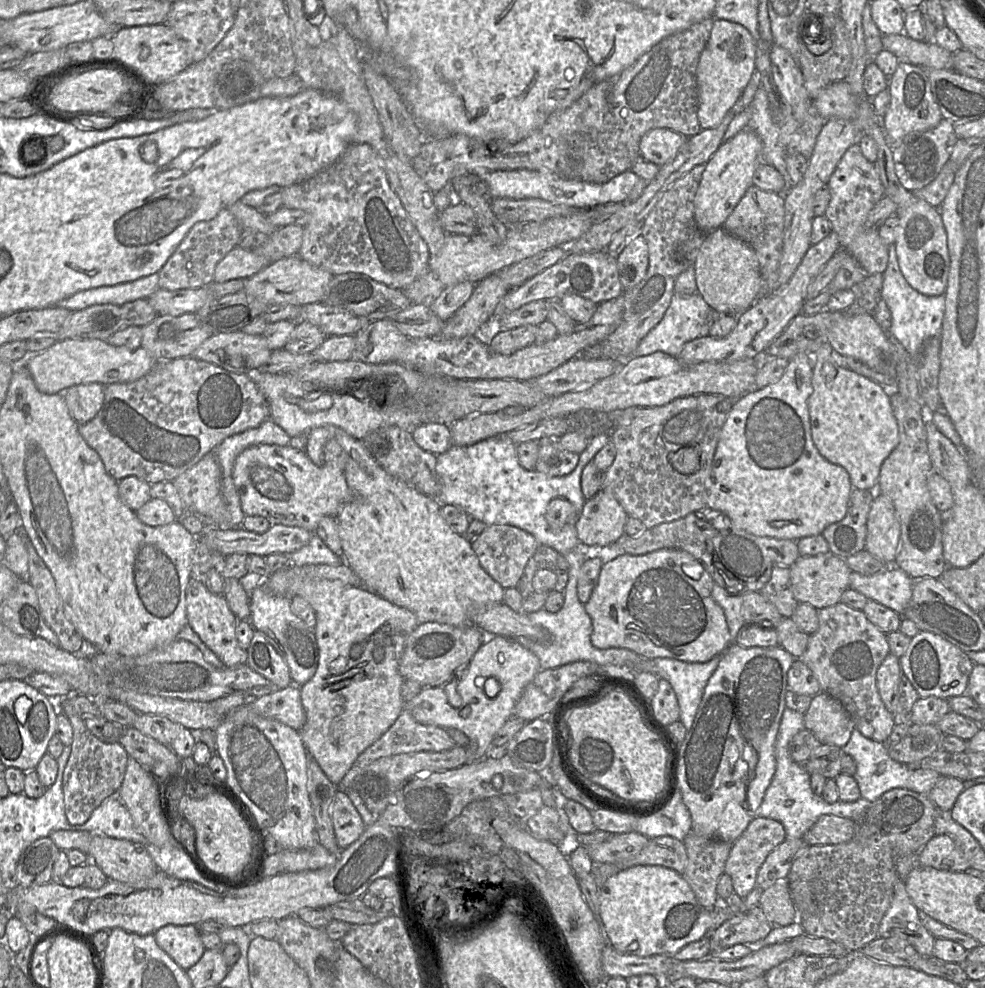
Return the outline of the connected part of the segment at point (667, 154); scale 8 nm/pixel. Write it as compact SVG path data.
M667 128L652 129L640 140L640 155L660 168L675 158L687 138Z

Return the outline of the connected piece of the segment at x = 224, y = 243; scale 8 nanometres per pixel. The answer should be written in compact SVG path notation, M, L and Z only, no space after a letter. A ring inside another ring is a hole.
M222 209L211 220L197 222L159 271L159 287L174 291L211 283L216 265L237 245L241 233L236 218L228 209Z

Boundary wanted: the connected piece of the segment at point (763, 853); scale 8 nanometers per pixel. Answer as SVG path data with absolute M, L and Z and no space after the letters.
M755 817L732 843L729 856L725 863L724 873L732 879L733 891L744 899L756 885L758 871L768 854L786 839L783 825L774 819Z

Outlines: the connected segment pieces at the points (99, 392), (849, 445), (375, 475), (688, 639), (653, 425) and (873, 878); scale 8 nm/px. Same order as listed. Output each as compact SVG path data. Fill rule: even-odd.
M91 382L73 385L62 394L71 417L78 423L92 420L104 402L104 385Z
M829 342L815 354L813 391L808 399L811 435L818 452L842 466L856 489L876 491L884 460L899 443L899 429L890 397L882 386L834 360Z
M325 425L313 428L306 433L307 447L306 454L311 461L317 466L322 466L325 463L324 448L326 443L335 439L343 448L346 455L346 463L344 467L344 475L347 484L352 492L352 498L349 502L344 504L338 514L335 516L338 523L339 536L341 539L344 562L358 575L364 587L391 603L406 608L413 612L421 622L438 622L449 624L452 626L463 627L475 625L474 620L477 618L479 611L484 609L487 605L502 603L505 589L496 582L481 566L477 555L475 554L471 542L466 540L463 535L455 533L444 520L441 514L442 503L436 498L428 496L416 488L408 485L404 481L391 476L387 473L373 458L367 448L360 439L354 438L344 430L333 426Z
M661 549L644 555L630 555L625 553L613 559L605 559L599 575L598 583L595 586L589 601L584 604L585 610L589 614L593 625L591 643L598 649L628 649L649 659L670 658L692 663L708 662L715 656L723 654L733 643L724 612L712 597L714 584L715 581L704 568L702 563L694 558L690 553L679 549Z
M697 394L686 397L680 397L672 402L659 407L632 407L623 410L623 414L619 416L619 422L616 428L611 433L611 440L615 445L616 455L612 465L607 471L604 472L604 479L602 483L602 490L611 494L624 508L628 517L639 519L646 528L652 528L662 523L678 520L687 516L692 512L696 512L707 507L707 495L706 495L706 482L710 476L714 455L716 452L718 440L720 437L721 429L734 405L734 401L731 398L725 397L720 394ZM682 448L695 448L699 453L700 466L699 469L690 475L684 475L677 472L670 464L669 455L675 453Z
M905 788L882 794L855 822L854 837L836 845L805 846L794 859L786 878L789 890L793 882L806 882L816 904L816 914L801 915L798 921L805 934L826 938L849 951L861 951L878 938L880 922L888 910L899 879L895 858L917 855L935 836L937 807L927 794Z

